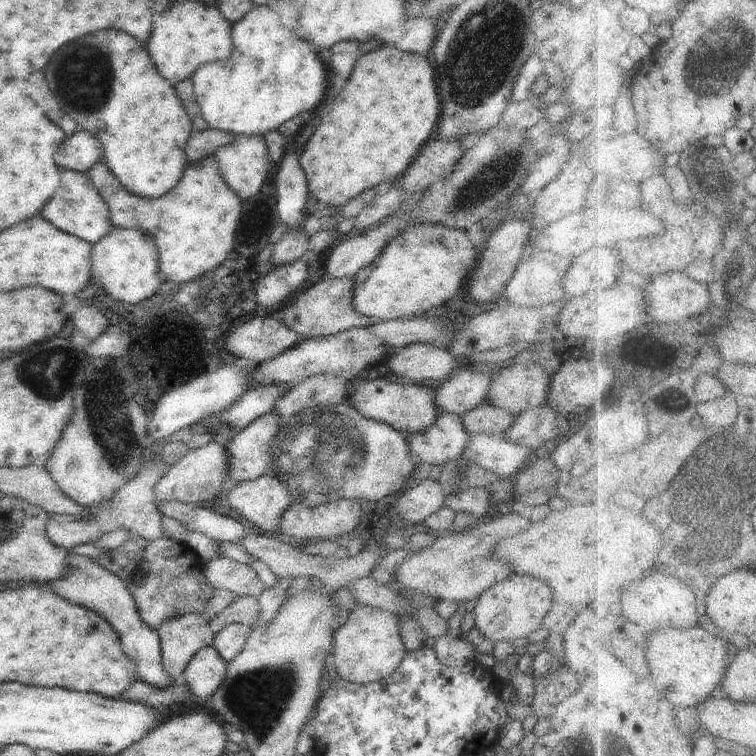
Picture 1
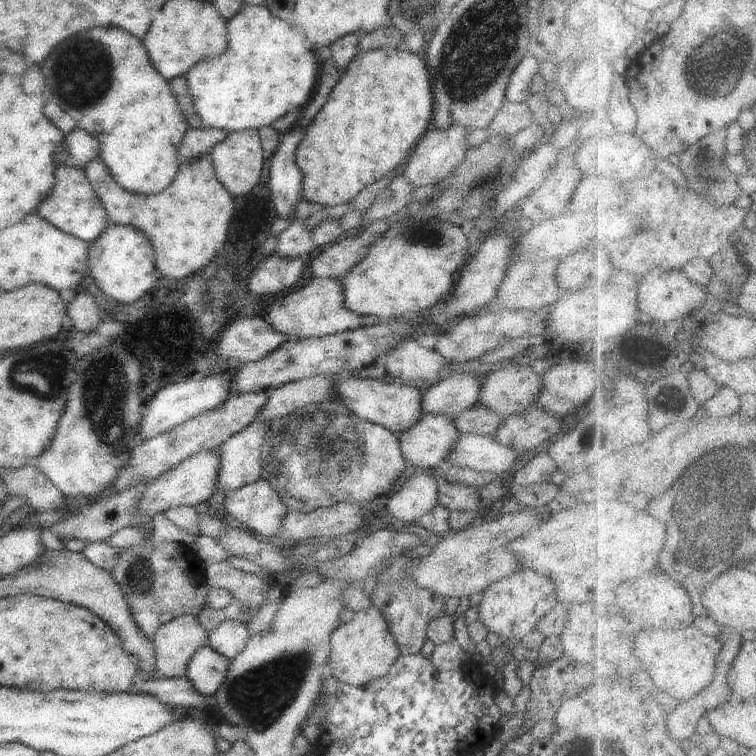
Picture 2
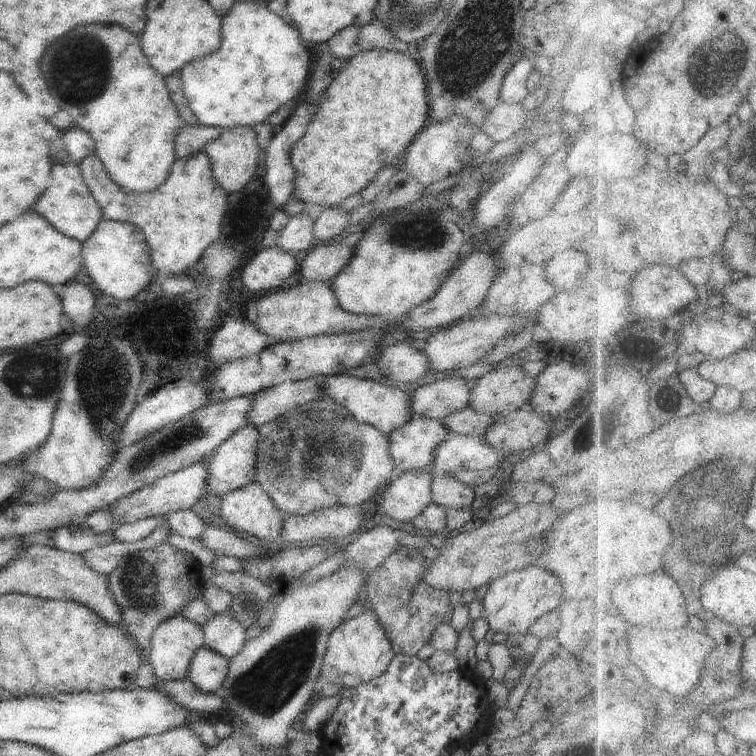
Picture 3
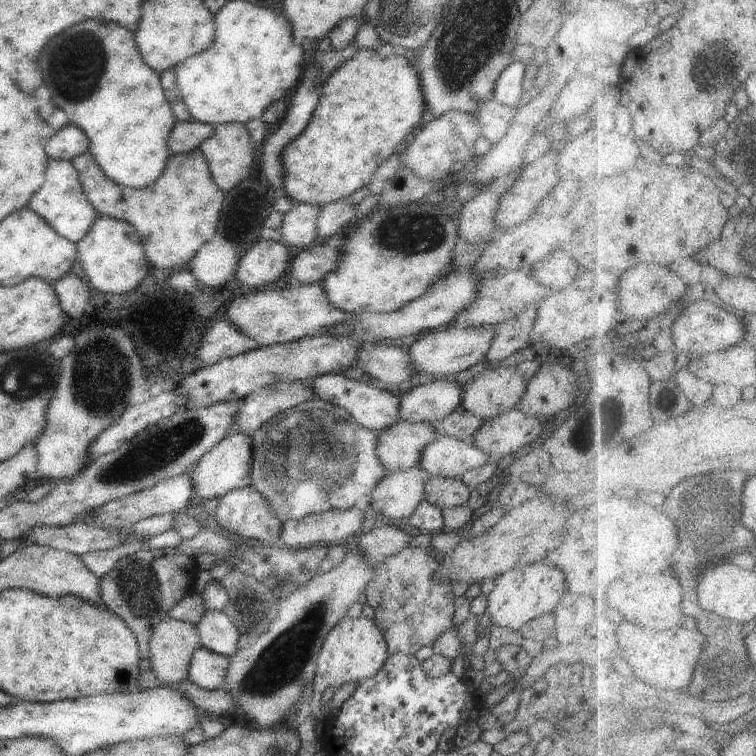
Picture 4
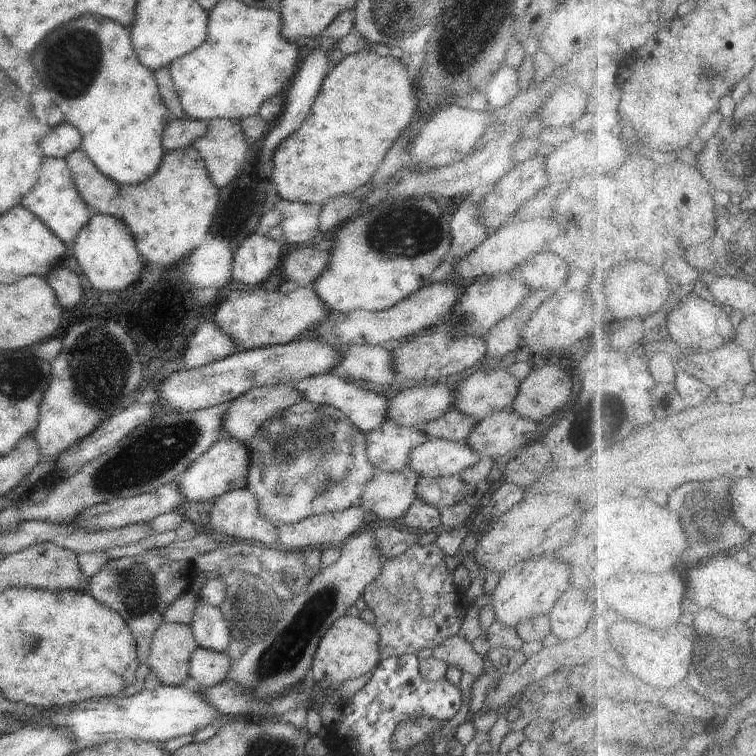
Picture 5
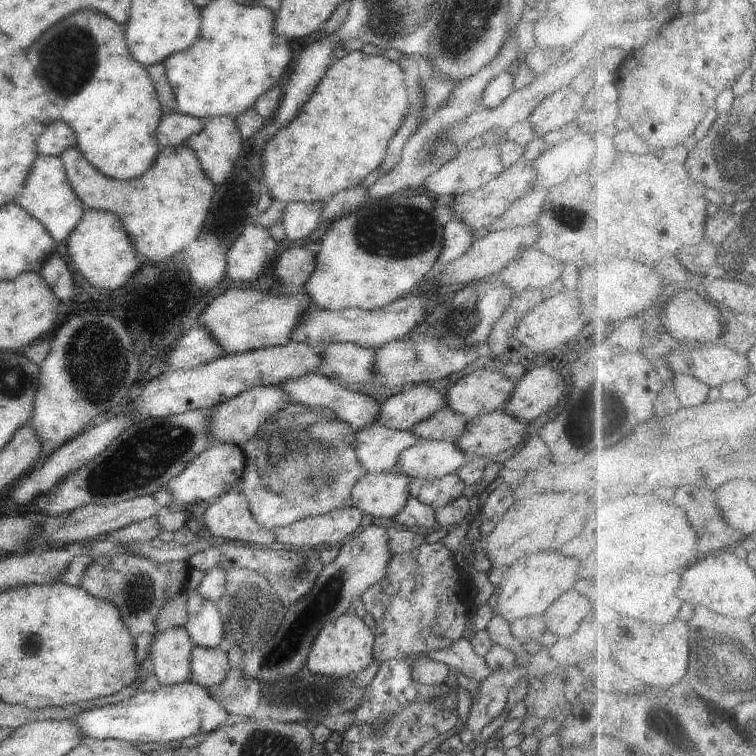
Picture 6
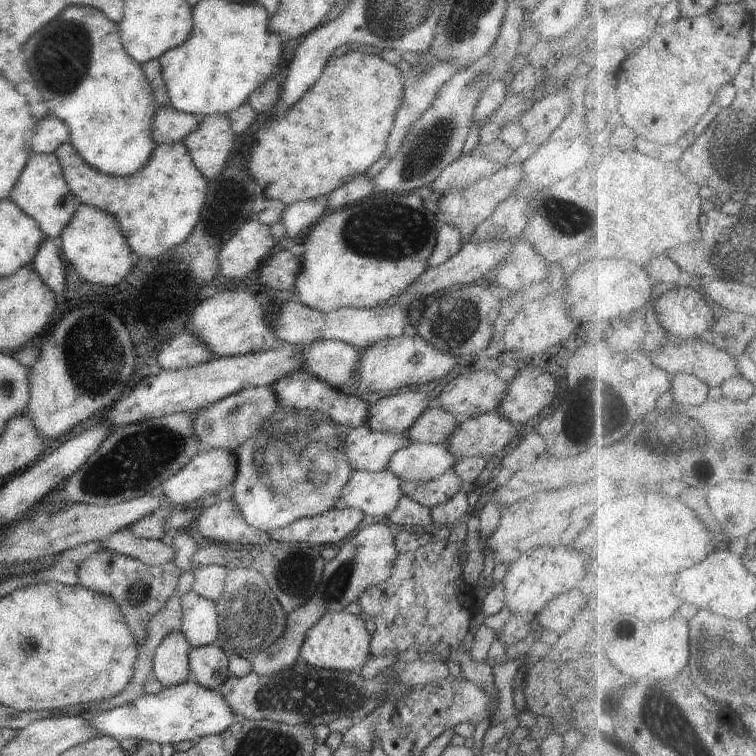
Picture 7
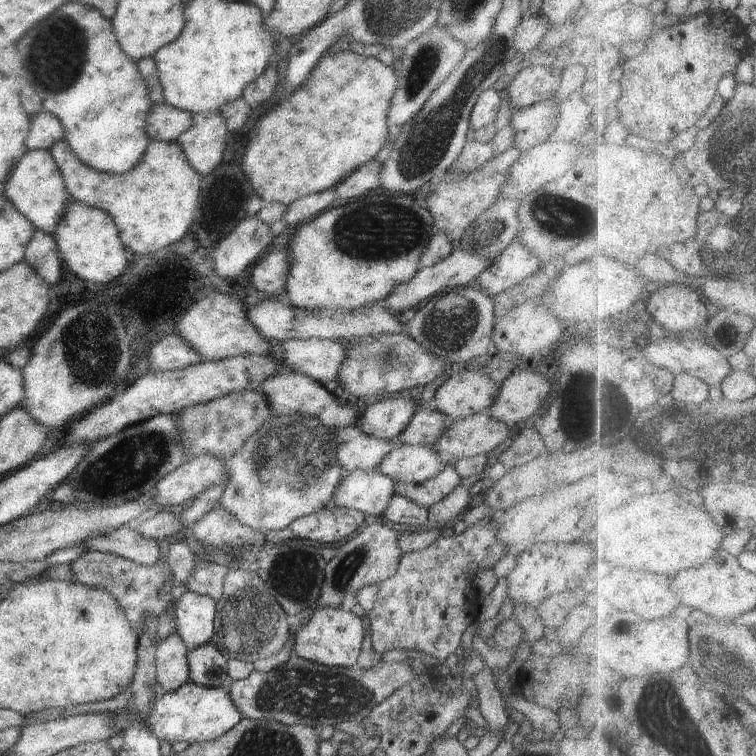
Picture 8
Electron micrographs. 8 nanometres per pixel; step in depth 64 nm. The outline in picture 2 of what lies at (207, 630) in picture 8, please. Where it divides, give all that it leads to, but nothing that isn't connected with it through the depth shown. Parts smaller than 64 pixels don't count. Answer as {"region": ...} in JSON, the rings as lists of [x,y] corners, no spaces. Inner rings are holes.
{"region":[[[224,620],[208,632],[208,645],[226,658],[233,659],[248,642],[252,630],[247,623]]]}

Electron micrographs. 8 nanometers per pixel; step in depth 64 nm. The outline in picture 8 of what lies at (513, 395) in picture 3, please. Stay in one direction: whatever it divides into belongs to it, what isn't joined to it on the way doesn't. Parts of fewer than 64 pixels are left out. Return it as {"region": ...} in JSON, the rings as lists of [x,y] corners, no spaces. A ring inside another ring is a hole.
{"region":[[[482,372],[453,374],[438,388],[431,405],[433,408],[460,421],[478,412],[487,412],[497,398],[501,384]]]}

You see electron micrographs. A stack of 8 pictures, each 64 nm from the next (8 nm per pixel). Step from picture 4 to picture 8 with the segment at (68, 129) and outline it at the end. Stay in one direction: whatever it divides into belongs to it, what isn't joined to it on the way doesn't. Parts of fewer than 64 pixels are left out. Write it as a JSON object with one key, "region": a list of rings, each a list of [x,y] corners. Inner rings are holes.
{"region":[[[42,110],[30,118],[32,128],[26,138],[28,150],[48,150],[54,142],[64,139],[64,126],[56,116]]]}

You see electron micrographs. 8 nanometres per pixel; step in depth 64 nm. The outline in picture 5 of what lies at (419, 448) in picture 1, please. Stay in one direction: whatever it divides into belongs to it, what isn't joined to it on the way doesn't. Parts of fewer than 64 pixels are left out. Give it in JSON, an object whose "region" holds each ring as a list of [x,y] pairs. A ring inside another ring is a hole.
{"region":[[[388,419],[366,436],[368,460],[376,472],[394,472],[408,467],[412,448],[429,439],[421,429],[404,428]]]}

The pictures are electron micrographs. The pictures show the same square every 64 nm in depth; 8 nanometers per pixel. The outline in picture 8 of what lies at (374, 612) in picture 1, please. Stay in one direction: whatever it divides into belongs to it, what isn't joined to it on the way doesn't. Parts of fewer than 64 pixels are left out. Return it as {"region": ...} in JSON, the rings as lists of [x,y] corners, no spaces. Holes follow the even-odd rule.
{"region":[[[342,607],[318,608],[314,614],[296,630],[294,636],[294,654],[328,667],[348,668],[357,666],[358,655],[362,650],[364,642],[364,623],[362,618],[354,615],[352,611],[344,610]]]}

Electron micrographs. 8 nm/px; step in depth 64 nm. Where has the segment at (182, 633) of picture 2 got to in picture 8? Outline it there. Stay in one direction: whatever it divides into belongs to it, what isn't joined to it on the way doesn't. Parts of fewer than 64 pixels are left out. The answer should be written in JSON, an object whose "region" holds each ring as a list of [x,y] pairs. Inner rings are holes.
{"region":[[[172,633],[163,638],[156,650],[157,685],[166,692],[174,692],[190,681],[187,663],[188,648],[180,636]]]}

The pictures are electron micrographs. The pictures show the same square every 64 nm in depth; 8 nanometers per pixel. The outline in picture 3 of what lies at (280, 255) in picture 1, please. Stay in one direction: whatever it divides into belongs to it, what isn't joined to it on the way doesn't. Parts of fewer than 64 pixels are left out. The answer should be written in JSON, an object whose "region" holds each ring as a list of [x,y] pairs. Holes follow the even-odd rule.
{"region":[[[310,212],[289,216],[286,226],[280,230],[277,246],[284,252],[304,252],[316,246],[314,218]]]}

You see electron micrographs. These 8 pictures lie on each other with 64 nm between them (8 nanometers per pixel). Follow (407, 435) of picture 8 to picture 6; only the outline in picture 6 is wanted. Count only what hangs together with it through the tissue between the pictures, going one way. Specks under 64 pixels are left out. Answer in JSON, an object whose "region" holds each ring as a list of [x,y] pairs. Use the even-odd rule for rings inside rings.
{"region":[[[444,408],[430,419],[416,424],[411,432],[420,439],[428,441],[456,441],[467,428],[470,420],[463,415]]]}

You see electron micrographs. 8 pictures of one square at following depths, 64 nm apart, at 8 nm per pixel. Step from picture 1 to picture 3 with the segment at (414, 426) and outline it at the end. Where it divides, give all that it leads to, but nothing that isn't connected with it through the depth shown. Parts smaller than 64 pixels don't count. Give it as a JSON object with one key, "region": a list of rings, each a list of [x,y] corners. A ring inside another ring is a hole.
{"region":[[[346,375],[326,376],[322,378],[324,397],[332,398],[336,404],[343,406],[347,414],[354,416],[358,422],[369,424],[390,434],[395,428],[404,426],[412,417],[410,402],[412,393],[404,392],[399,387],[387,386],[373,380],[360,379]]]}

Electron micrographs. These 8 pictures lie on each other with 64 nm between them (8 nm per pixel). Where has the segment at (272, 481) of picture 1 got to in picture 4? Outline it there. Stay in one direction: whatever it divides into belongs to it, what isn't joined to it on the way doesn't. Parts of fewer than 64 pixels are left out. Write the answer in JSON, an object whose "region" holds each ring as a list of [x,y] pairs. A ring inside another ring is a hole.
{"region":[[[248,485],[243,489],[234,489],[221,496],[218,500],[215,520],[230,535],[243,539],[256,539],[265,544],[274,545],[281,534],[283,522],[274,516],[268,508],[268,500],[254,487]]]}

